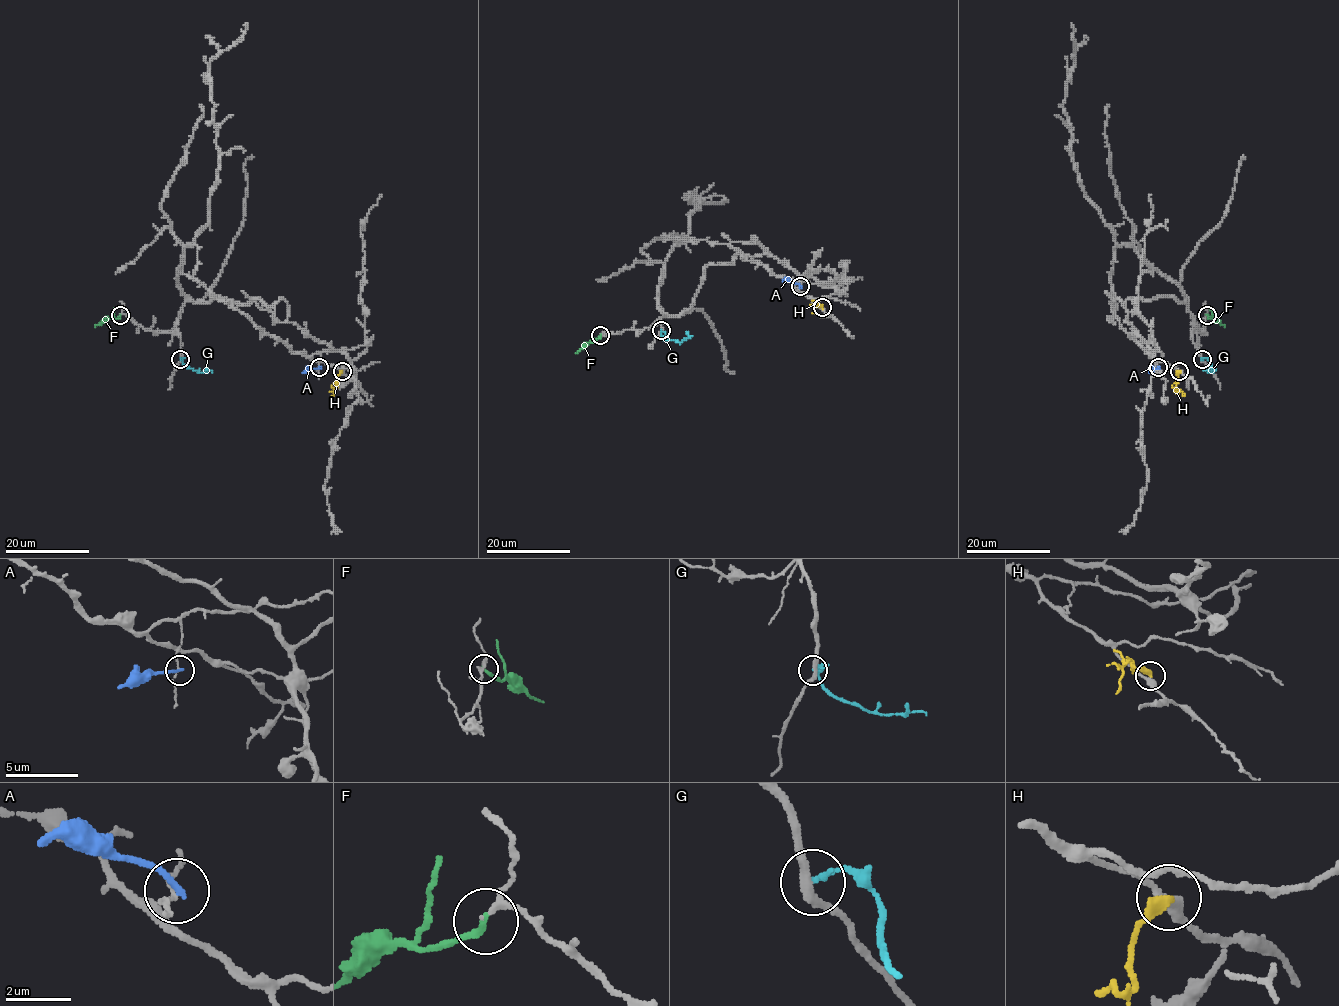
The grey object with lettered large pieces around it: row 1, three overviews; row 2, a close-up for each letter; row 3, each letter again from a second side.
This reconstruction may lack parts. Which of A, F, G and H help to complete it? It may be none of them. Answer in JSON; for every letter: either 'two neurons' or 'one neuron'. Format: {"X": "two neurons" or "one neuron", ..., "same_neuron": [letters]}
{"A": "two neurons", "F": "one neuron", "G": "two neurons", "H": "two neurons", "same_neuron": ["F"]}

